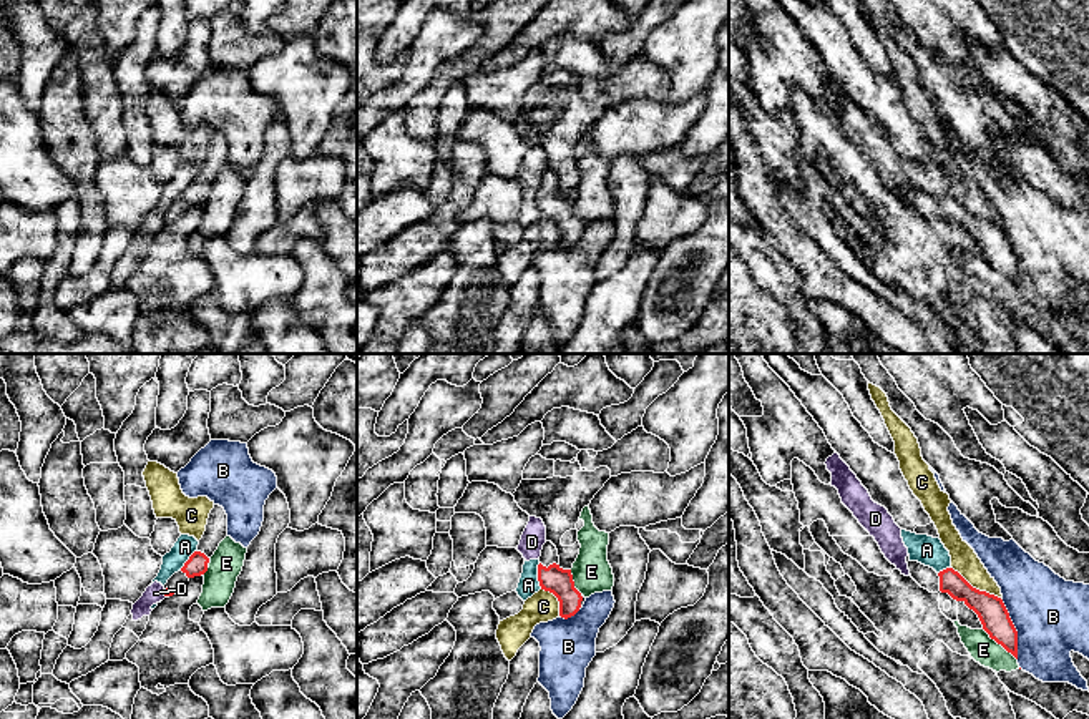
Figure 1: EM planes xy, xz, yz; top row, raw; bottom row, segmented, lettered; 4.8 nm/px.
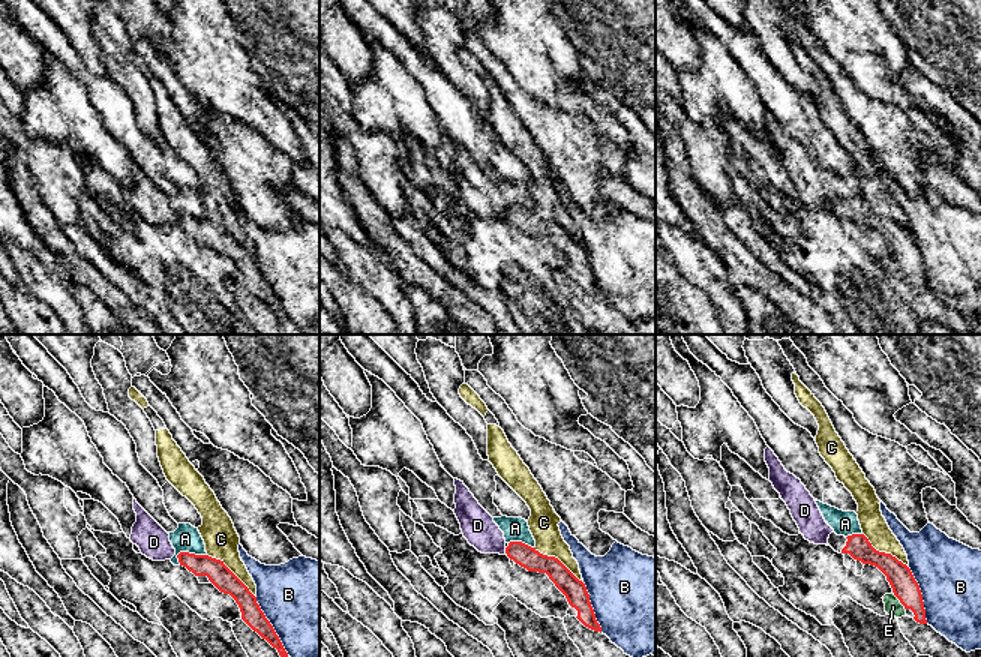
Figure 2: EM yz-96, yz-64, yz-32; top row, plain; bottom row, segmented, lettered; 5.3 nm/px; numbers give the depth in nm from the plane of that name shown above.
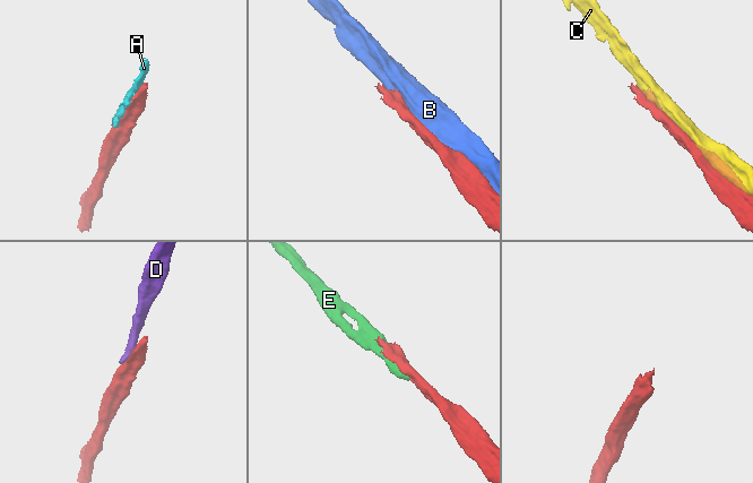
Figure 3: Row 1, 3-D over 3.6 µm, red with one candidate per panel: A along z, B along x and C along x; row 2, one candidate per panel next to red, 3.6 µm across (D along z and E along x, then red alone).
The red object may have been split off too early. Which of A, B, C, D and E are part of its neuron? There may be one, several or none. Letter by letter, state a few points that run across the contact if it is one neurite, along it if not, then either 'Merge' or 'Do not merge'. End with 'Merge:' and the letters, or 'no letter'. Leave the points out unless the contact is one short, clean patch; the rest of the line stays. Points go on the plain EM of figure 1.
A: Do not merge
B: Do not merge
C: Do not merge
D: Line: xy (163, 218), (165, 224). Do not merge
E: Do not merge
Merge: no letter

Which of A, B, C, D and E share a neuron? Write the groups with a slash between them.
A D / B / C / E

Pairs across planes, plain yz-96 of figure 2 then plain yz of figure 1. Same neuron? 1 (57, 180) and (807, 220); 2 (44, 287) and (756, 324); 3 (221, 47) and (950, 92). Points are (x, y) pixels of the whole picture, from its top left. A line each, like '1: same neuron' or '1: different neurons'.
1: different neurons
2: different neurons
3: different neurons

